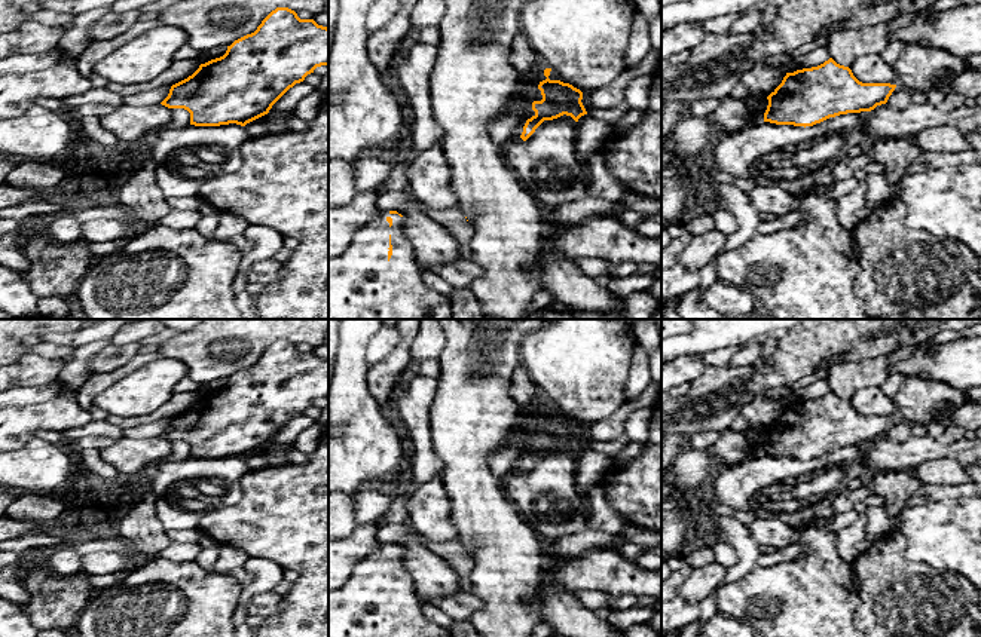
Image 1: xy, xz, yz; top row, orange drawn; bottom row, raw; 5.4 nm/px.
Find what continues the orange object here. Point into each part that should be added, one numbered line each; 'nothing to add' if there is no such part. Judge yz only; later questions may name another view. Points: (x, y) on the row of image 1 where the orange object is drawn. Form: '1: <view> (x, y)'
nothing to add

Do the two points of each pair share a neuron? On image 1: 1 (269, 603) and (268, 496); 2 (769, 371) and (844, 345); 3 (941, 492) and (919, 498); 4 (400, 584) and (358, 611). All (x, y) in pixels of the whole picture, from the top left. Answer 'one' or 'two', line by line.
1: two
2: one
3: one
4: one

